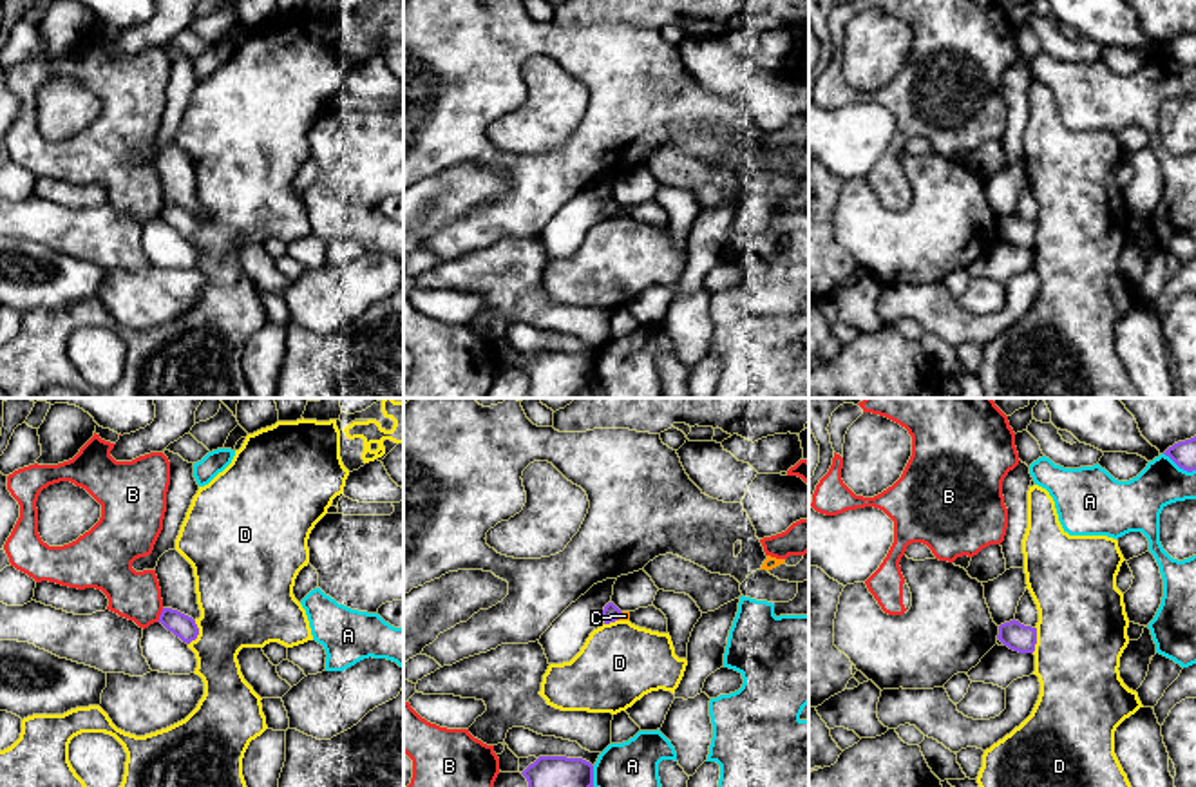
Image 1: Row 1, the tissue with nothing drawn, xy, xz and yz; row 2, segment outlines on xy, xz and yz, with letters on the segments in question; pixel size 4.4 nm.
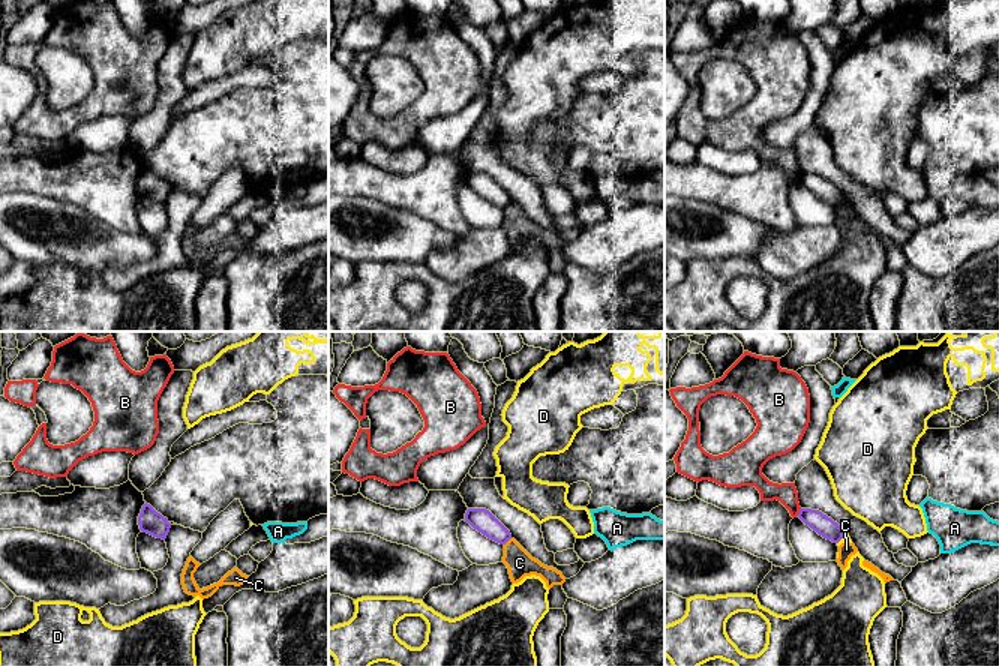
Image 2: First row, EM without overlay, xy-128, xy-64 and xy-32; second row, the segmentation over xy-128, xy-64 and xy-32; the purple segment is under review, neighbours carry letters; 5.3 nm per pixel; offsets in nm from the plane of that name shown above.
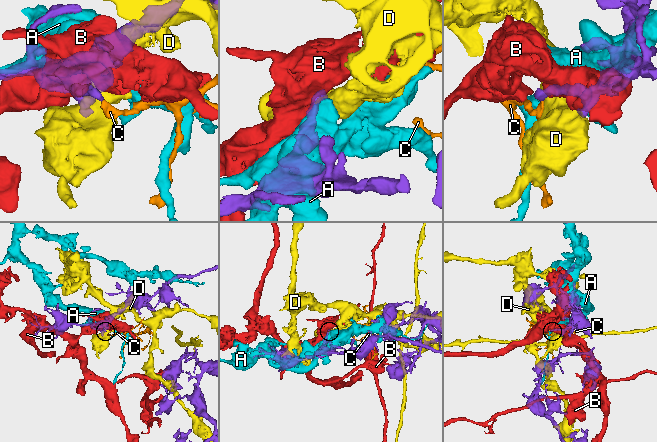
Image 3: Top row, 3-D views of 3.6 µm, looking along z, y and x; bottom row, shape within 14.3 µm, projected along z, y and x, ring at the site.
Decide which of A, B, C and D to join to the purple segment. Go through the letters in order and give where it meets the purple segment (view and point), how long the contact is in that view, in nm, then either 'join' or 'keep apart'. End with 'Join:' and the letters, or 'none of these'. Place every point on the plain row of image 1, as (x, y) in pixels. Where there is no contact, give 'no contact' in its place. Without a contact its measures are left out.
A: meets purple in yz at (1180, 62); contact 170 nm long; keep apart
B: meets purple in xy at (160, 210); contact 70 nm long; keep apart
C: meets purple in xz at (619, 210); contact 50 nm long; keep apart
D: meets purple in xy at (198, 228); contact 120 nm long; keep apart
Join: none of these

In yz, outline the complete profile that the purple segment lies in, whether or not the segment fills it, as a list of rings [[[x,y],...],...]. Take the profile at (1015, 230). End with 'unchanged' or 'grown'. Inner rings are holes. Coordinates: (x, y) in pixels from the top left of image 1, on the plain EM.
[[[1010,215],[999,221],[997,233],[1013,246],[1033,248],[1037,239],[1037,223]]]; unchanged

